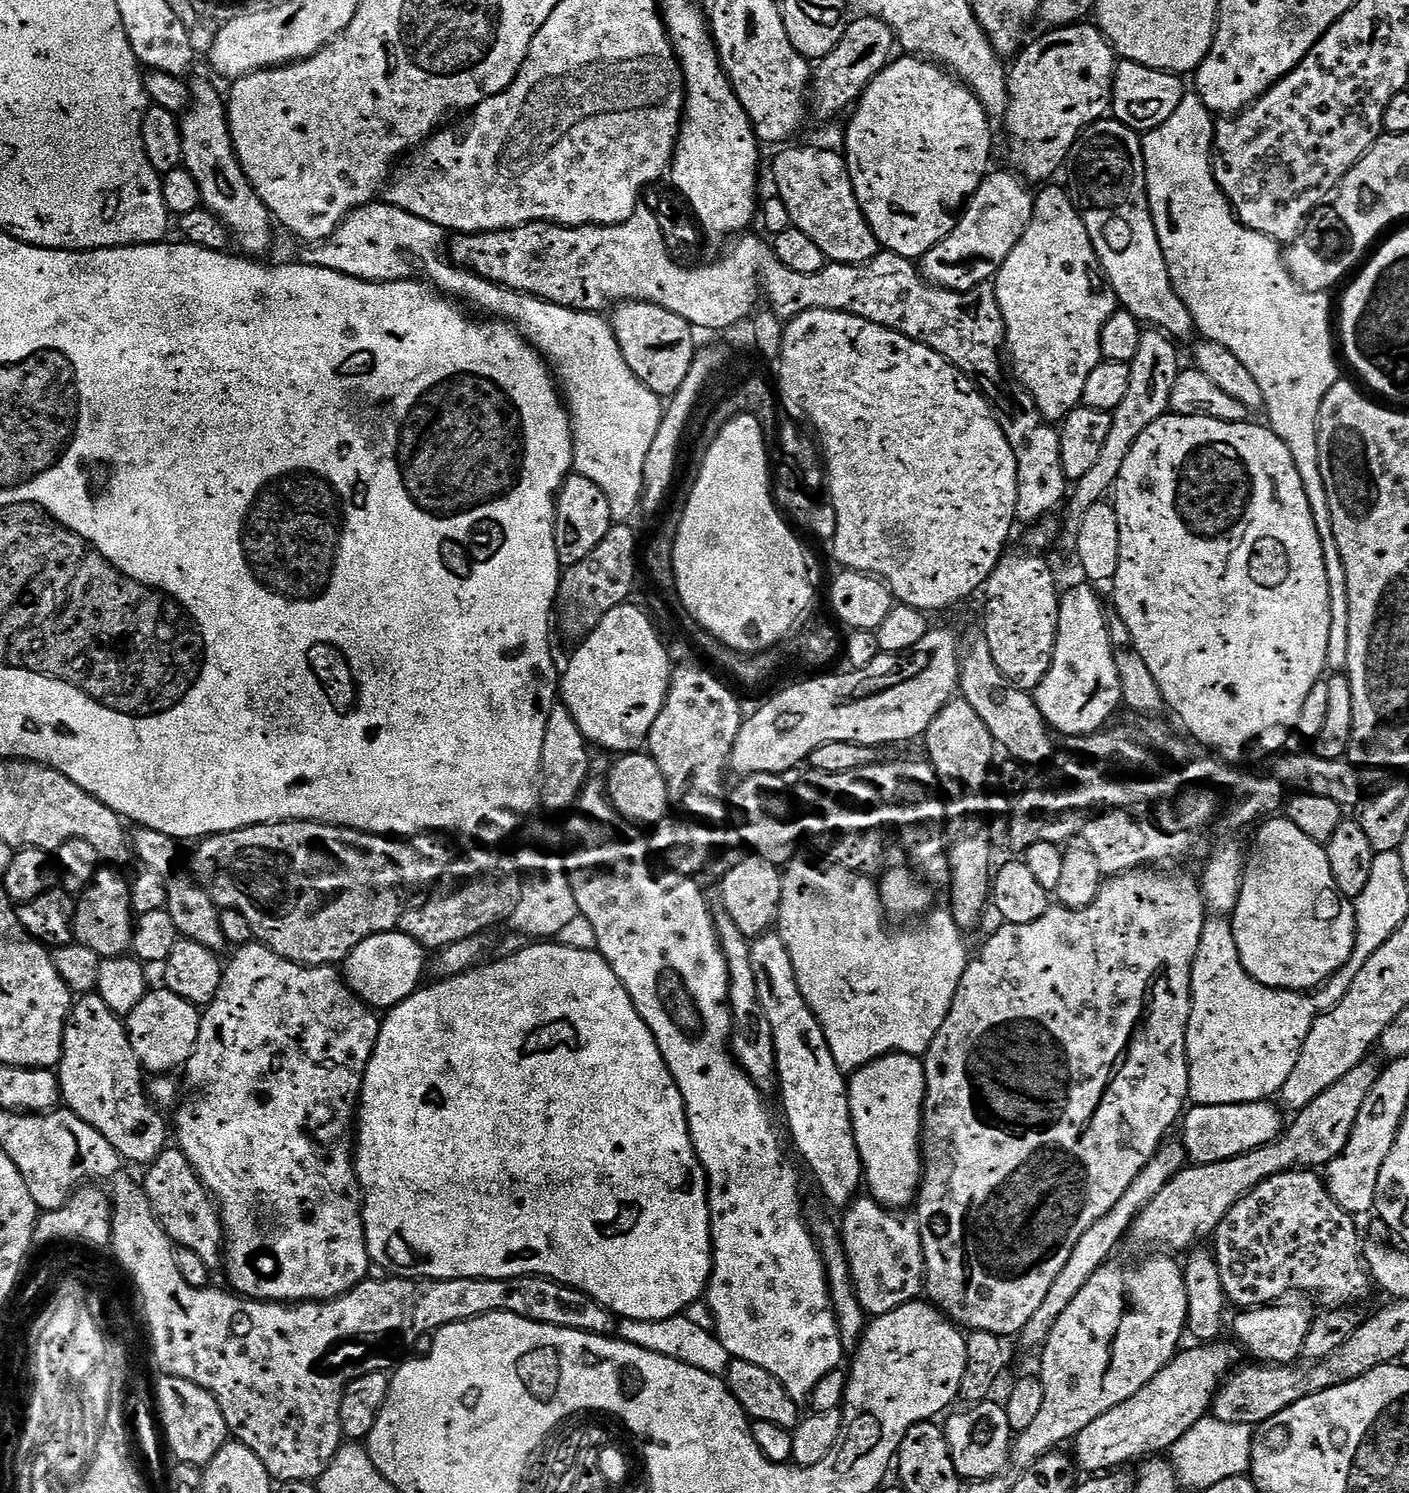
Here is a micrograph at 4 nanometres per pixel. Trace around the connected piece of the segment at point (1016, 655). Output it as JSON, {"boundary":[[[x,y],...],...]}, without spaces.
{"boundary":[[[1009,551],[1001,556],[998,566],[990,574],[982,631],[986,642],[990,642],[990,654],[994,654],[998,670],[1002,670],[1013,686],[1032,694],[1042,678],[1046,678],[1054,658],[1062,592],[1059,587],[1056,589],[1056,576],[1051,566],[1040,557],[1043,555],[1023,551]]]}

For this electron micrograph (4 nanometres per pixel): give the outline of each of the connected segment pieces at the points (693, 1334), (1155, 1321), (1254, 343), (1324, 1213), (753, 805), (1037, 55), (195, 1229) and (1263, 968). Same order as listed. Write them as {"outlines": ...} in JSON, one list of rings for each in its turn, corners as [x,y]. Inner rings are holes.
{"outlines":[[[[699,1300],[693,1303],[684,1314],[672,1316],[670,1319],[654,1322],[621,1319],[616,1332],[619,1339],[628,1341],[632,1345],[641,1346],[652,1353],[674,1358],[676,1361],[686,1362],[695,1369],[704,1370],[708,1374],[722,1378],[727,1375],[732,1359],[715,1333],[711,1332],[714,1329],[715,1320],[712,1312],[707,1308],[705,1301]]],[[[1171,1255],[1149,1256],[1152,1257],[1141,1264],[1104,1264],[1054,1324],[1054,1330],[1039,1353],[1038,1378],[1042,1382],[1042,1390],[1046,1390],[1046,1402],[1042,1402],[1042,1411],[1030,1425],[1030,1430],[1015,1437],[1011,1463],[1017,1464],[1017,1469],[1030,1468],[1048,1453],[1064,1446],[1060,1444],[1067,1440],[1068,1443],[1075,1441],[1080,1432],[1094,1422],[1094,1418],[1102,1418],[1106,1410],[1114,1410],[1114,1406],[1126,1402],[1126,1398],[1134,1398],[1134,1394],[1138,1394],[1138,1390],[1150,1383],[1177,1355],[1180,1339],[1186,1336],[1188,1326],[1184,1270],[1179,1263],[1176,1265],[1172,1261],[1175,1259]]],[[[1185,94],[1178,110],[1174,110],[1174,114],[1170,114],[1160,128],[1143,133],[1148,205],[1172,285],[1178,298],[1182,298],[1190,310],[1195,331],[1201,332],[1199,335],[1205,340],[1226,346],[1226,350],[1230,350],[1230,354],[1234,354],[1234,358],[1250,370],[1254,382],[1258,382],[1258,387],[1262,389],[1263,411],[1268,412],[1267,423],[1272,433],[1286,442],[1286,450],[1292,451],[1298,478],[1302,478],[1302,486],[1306,490],[1306,502],[1310,502],[1310,514],[1314,514],[1314,526],[1318,526],[1318,538],[1322,542],[1326,562],[1326,582],[1330,586],[1330,642],[1326,646],[1328,668],[1340,674],[1348,667],[1350,606],[1346,594],[1346,566],[1342,566],[1342,554],[1338,554],[1338,542],[1334,542],[1330,498],[1326,498],[1322,462],[1318,462],[1318,418],[1322,402],[1342,376],[1342,372],[1336,369],[1336,356],[1332,353],[1334,328],[1328,325],[1328,311],[1334,308],[1334,304],[1328,301],[1328,292],[1304,291],[1288,273],[1281,245],[1266,234],[1258,234],[1258,230],[1250,230],[1238,219],[1232,203],[1226,194],[1222,194],[1212,173],[1212,139],[1215,133],[1214,113],[1195,94]]],[[[1297,1170],[1294,1172],[1283,1172],[1282,1174],[1270,1178],[1266,1182],[1262,1182],[1254,1190],[1250,1190],[1237,1202],[1230,1210],[1230,1214],[1226,1214],[1226,1218],[1222,1220],[1214,1233],[1214,1241],[1216,1240],[1216,1248],[1214,1247],[1214,1255],[1216,1265],[1222,1274],[1222,1286],[1224,1294],[1229,1305],[1237,1304],[1237,1309],[1247,1310],[1250,1308],[1262,1308],[1271,1306],[1285,1299],[1287,1292],[1313,1292],[1314,1295],[1320,1296],[1320,1300],[1325,1309],[1342,1308],[1345,1306],[1356,1306],[1359,1300],[1367,1298],[1371,1292],[1374,1292],[1374,1281],[1368,1271],[1368,1265],[1364,1263],[1364,1244],[1360,1240],[1360,1232],[1356,1229],[1353,1213],[1342,1210],[1342,1206],[1338,1206],[1338,1202],[1334,1202],[1334,1198],[1330,1194],[1327,1183],[1323,1179],[1320,1180],[1315,1171]],[[1332,1264],[1332,1272],[1324,1272]]],[[[763,772],[762,774],[758,774],[757,776],[746,776],[746,777],[743,777],[743,779],[741,779],[739,781],[740,785],[738,785],[737,788],[734,789],[733,792],[732,792],[732,804],[733,805],[731,804],[731,807],[734,809],[734,812],[735,812],[735,808],[734,807],[736,807],[736,812],[737,812],[738,815],[740,815],[740,820],[741,820],[741,824],[740,824],[740,836],[741,836],[742,839],[745,840],[746,843],[749,844],[750,847],[752,847],[752,848],[749,848],[749,849],[751,849],[751,851],[753,853],[755,853],[755,855],[761,856],[762,858],[766,858],[768,861],[770,861],[771,864],[774,864],[774,865],[777,865],[777,866],[784,866],[784,865],[787,865],[789,860],[793,859],[793,857],[795,857],[797,855],[797,852],[796,852],[796,839],[798,839],[799,836],[802,836],[802,828],[801,828],[801,825],[799,823],[797,823],[797,821],[796,821],[796,824],[795,824],[795,822],[791,820],[793,801],[790,799],[790,796],[789,796],[789,800],[790,801],[788,801],[788,796],[787,796],[786,793],[784,793],[784,784],[780,780],[783,780],[783,779],[781,779],[781,777],[779,775],[773,774],[771,772]]],[[[1088,22],[1053,27],[1033,44],[1031,41],[1011,61],[1008,108],[1002,123],[1009,132],[1012,156],[1029,181],[1044,180],[1063,164],[1065,167],[1076,139],[1085,128],[1105,119],[1112,107],[1112,84],[1118,63],[1116,50],[1095,23],[1084,23]]],[[[169,1146],[153,1164],[147,1165],[145,1172],[148,1173],[142,1179],[144,1193],[148,1195],[162,1230],[166,1230],[173,1245],[194,1250],[194,1254],[206,1262],[209,1270],[216,1270],[219,1264],[221,1267],[226,1241],[224,1227],[220,1225],[220,1213],[216,1211],[216,1201],[200,1181],[199,1174],[190,1166],[186,1154],[179,1147]]],[[[1286,818],[1265,819],[1255,829],[1255,832],[1256,841],[1252,844],[1252,853],[1247,853],[1244,875],[1240,882],[1240,900],[1236,903],[1236,908],[1230,914],[1232,933],[1234,934],[1234,946],[1238,946],[1238,958],[1246,970],[1246,974],[1250,974],[1250,978],[1254,978],[1262,986],[1277,988],[1283,992],[1311,993],[1313,990],[1327,984],[1328,980],[1342,966],[1346,966],[1346,962],[1356,945],[1356,930],[1358,927],[1356,909],[1353,901],[1347,900],[1340,893],[1338,886],[1334,882],[1334,874],[1330,870],[1330,858],[1328,857],[1328,850],[1325,845],[1314,842],[1314,838],[1306,838],[1306,834],[1302,834],[1302,830],[1298,830],[1298,826],[1294,826],[1294,822],[1290,822]]]]}

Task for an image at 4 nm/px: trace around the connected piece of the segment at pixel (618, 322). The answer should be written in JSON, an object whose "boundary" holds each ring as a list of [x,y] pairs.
{"boundary":[[[624,302],[613,312],[616,313],[610,316],[612,332],[618,338],[626,366],[634,370],[637,378],[654,395],[671,398],[678,386],[686,382],[686,374],[690,374],[690,366],[698,351],[697,333],[692,325],[686,322],[686,318],[670,314],[670,310],[646,302]]]}

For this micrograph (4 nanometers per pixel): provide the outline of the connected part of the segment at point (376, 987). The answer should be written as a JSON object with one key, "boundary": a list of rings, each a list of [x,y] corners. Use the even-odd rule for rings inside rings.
{"boundary":[[[402,931],[383,932],[358,942],[342,962],[342,975],[352,993],[373,1010],[391,1010],[421,987],[425,972],[426,950]],[[425,956],[425,960],[424,960]]]}

